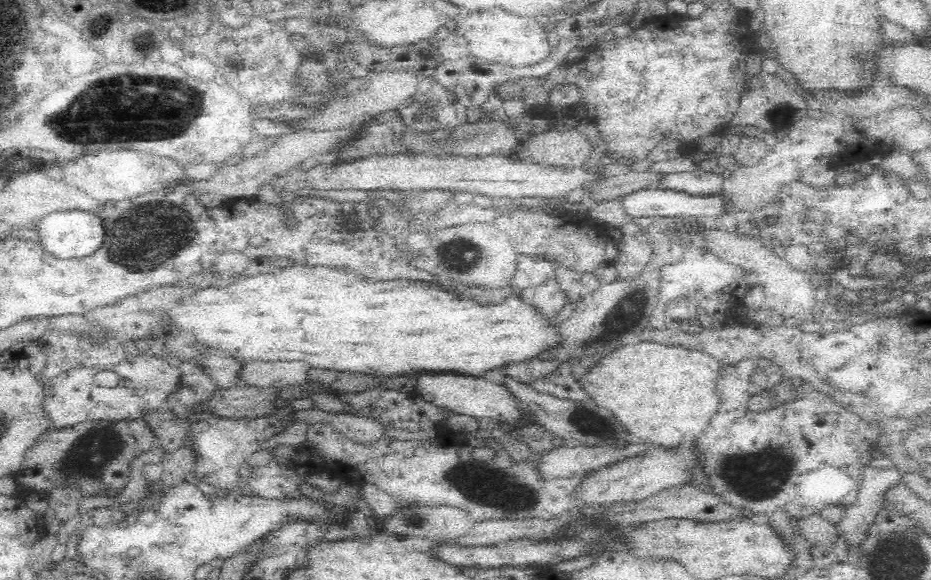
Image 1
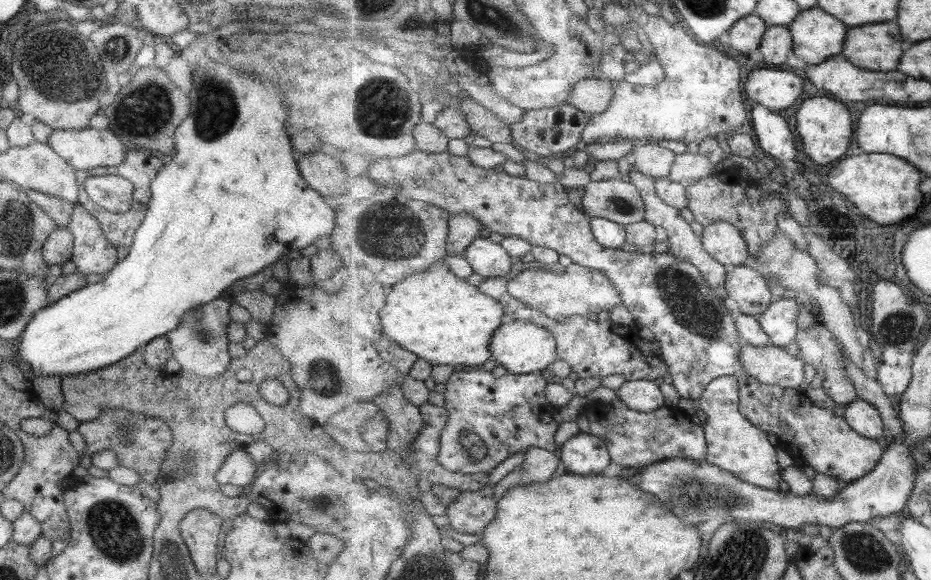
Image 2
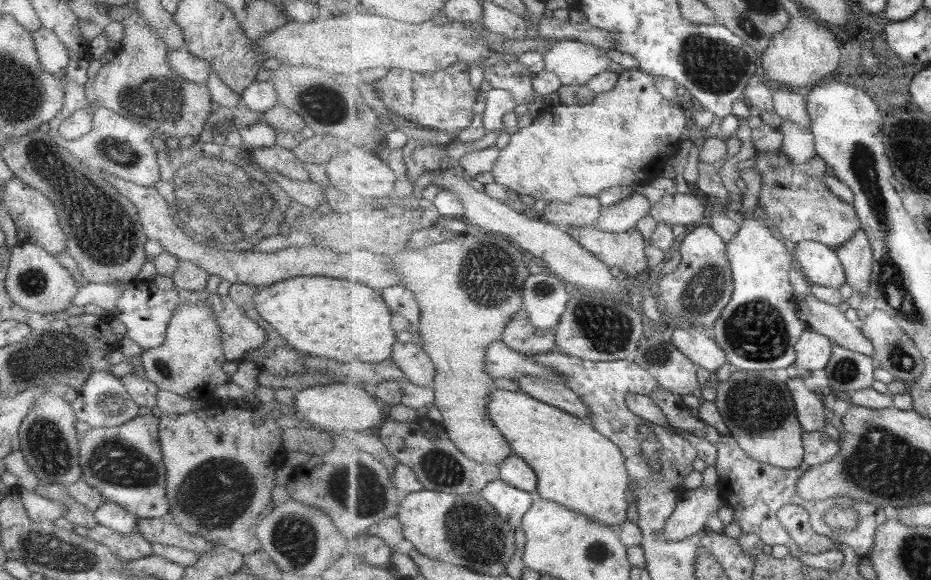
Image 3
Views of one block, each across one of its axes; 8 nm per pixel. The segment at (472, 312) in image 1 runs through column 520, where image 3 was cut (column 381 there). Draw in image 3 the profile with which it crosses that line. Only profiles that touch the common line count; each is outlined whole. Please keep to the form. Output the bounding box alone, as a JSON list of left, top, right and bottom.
[252,276,398,363]

